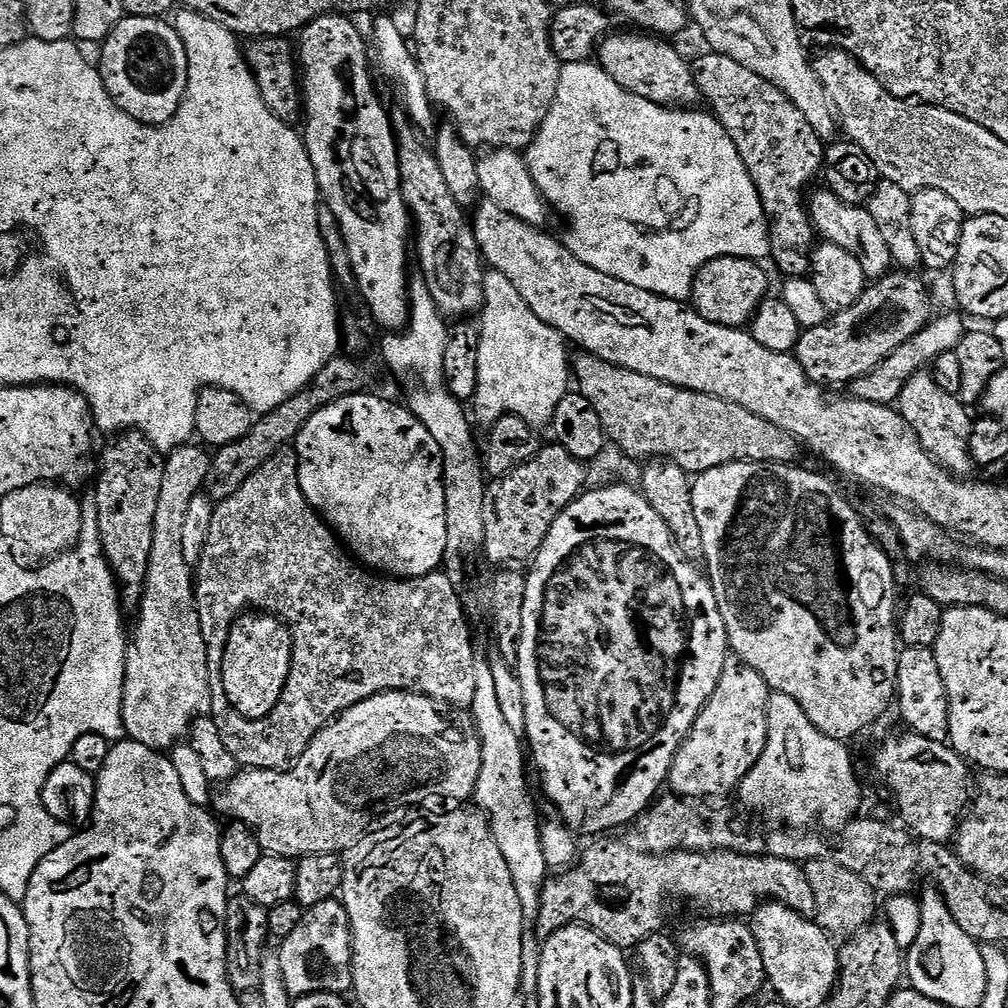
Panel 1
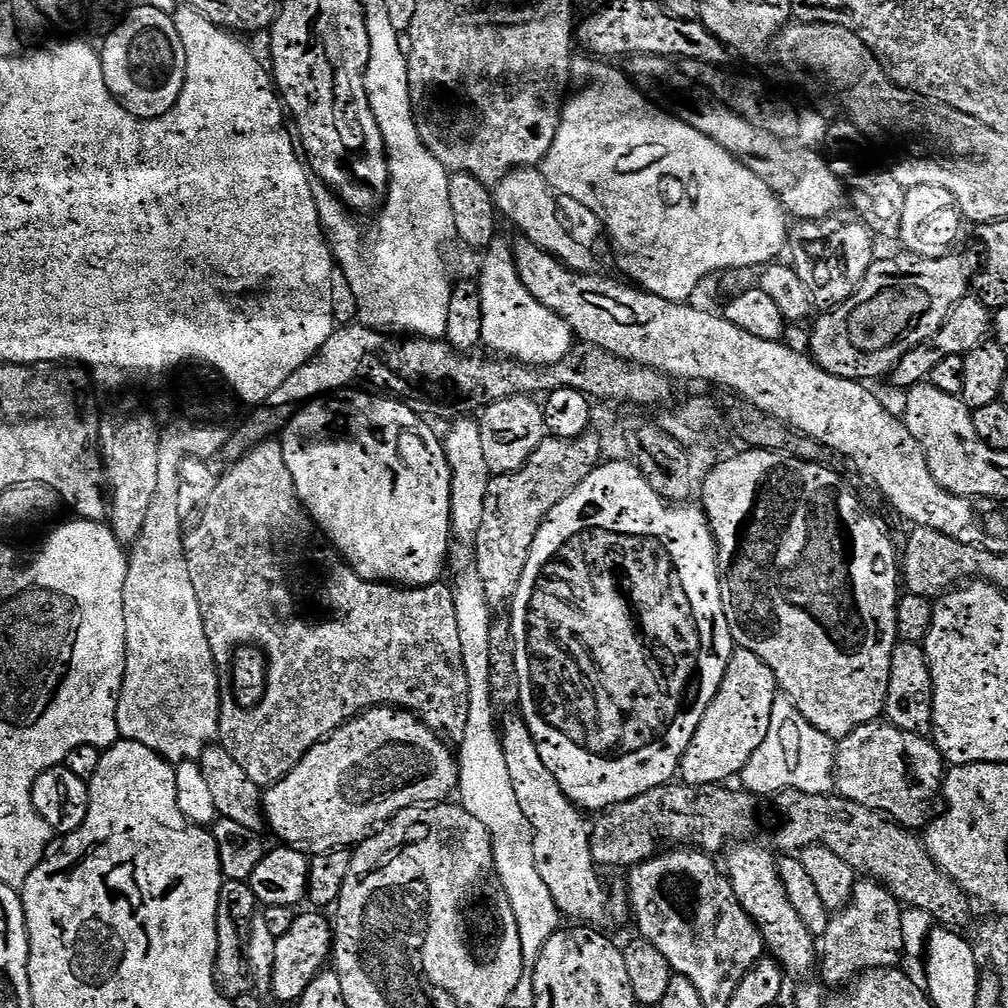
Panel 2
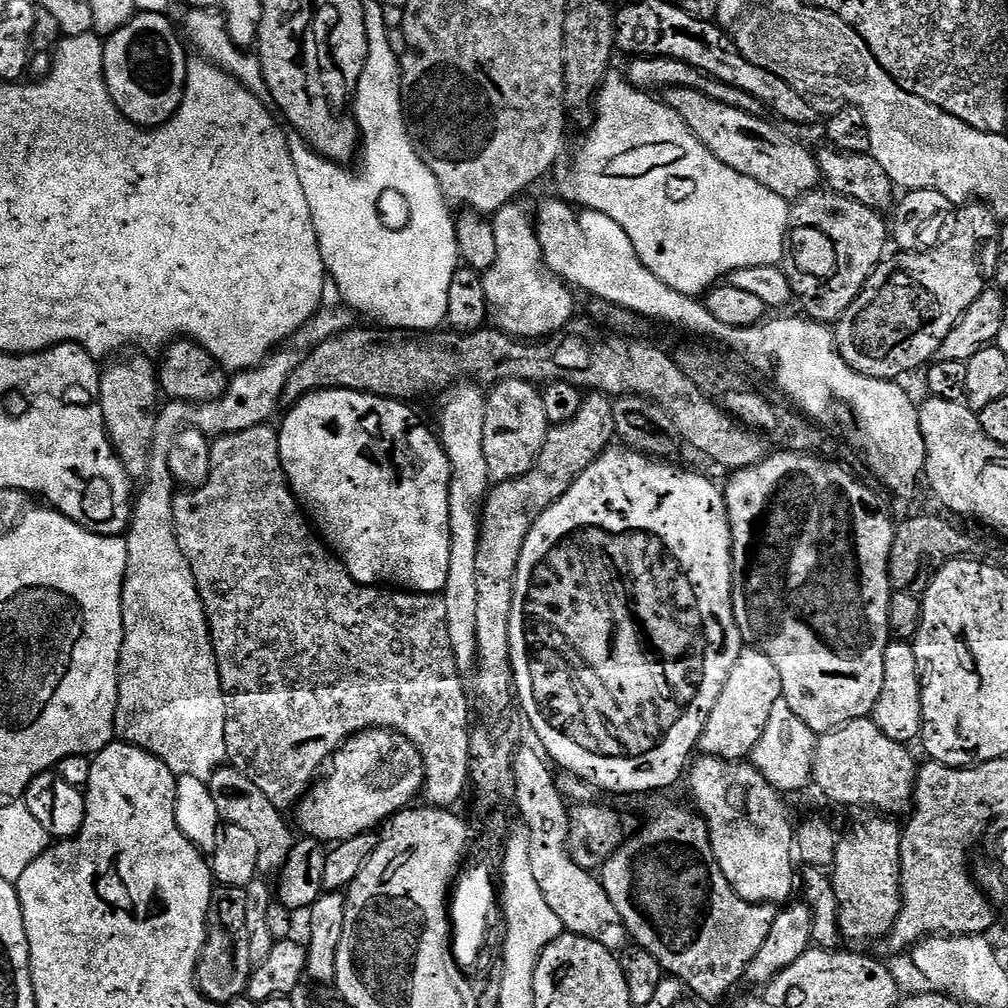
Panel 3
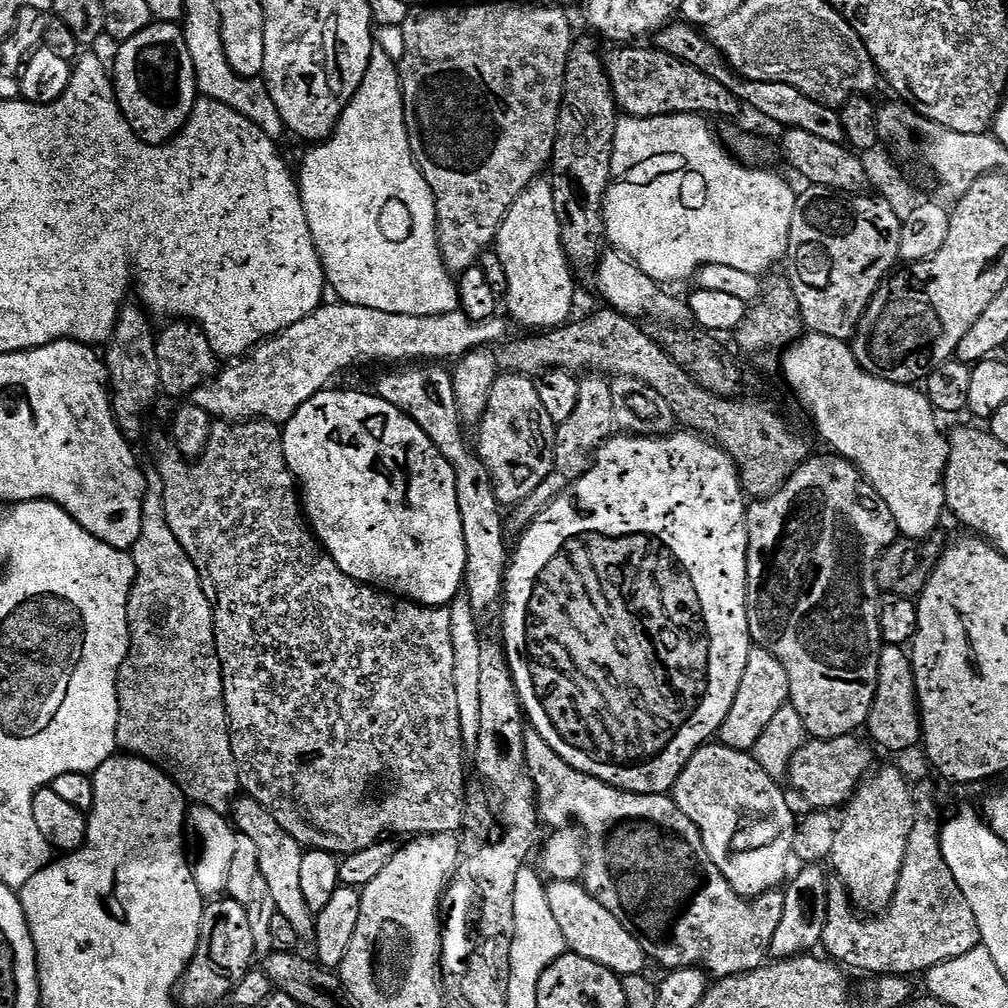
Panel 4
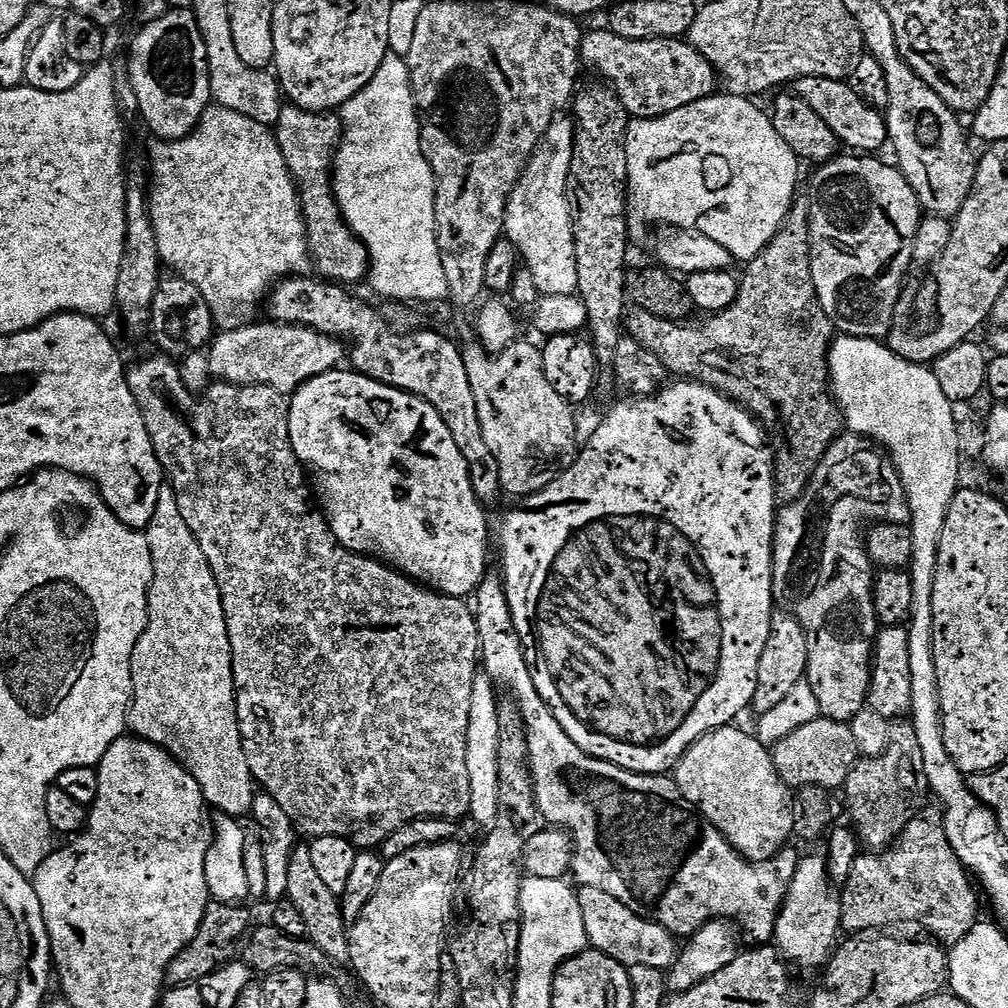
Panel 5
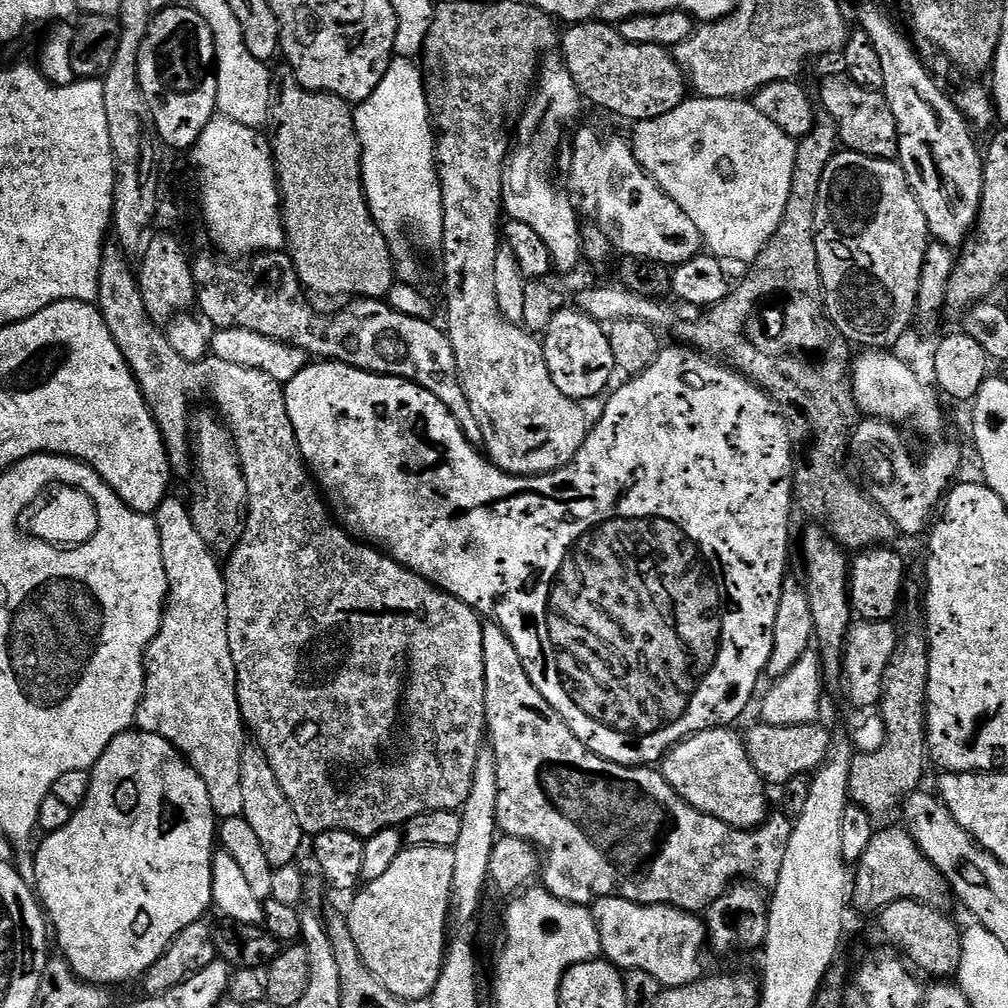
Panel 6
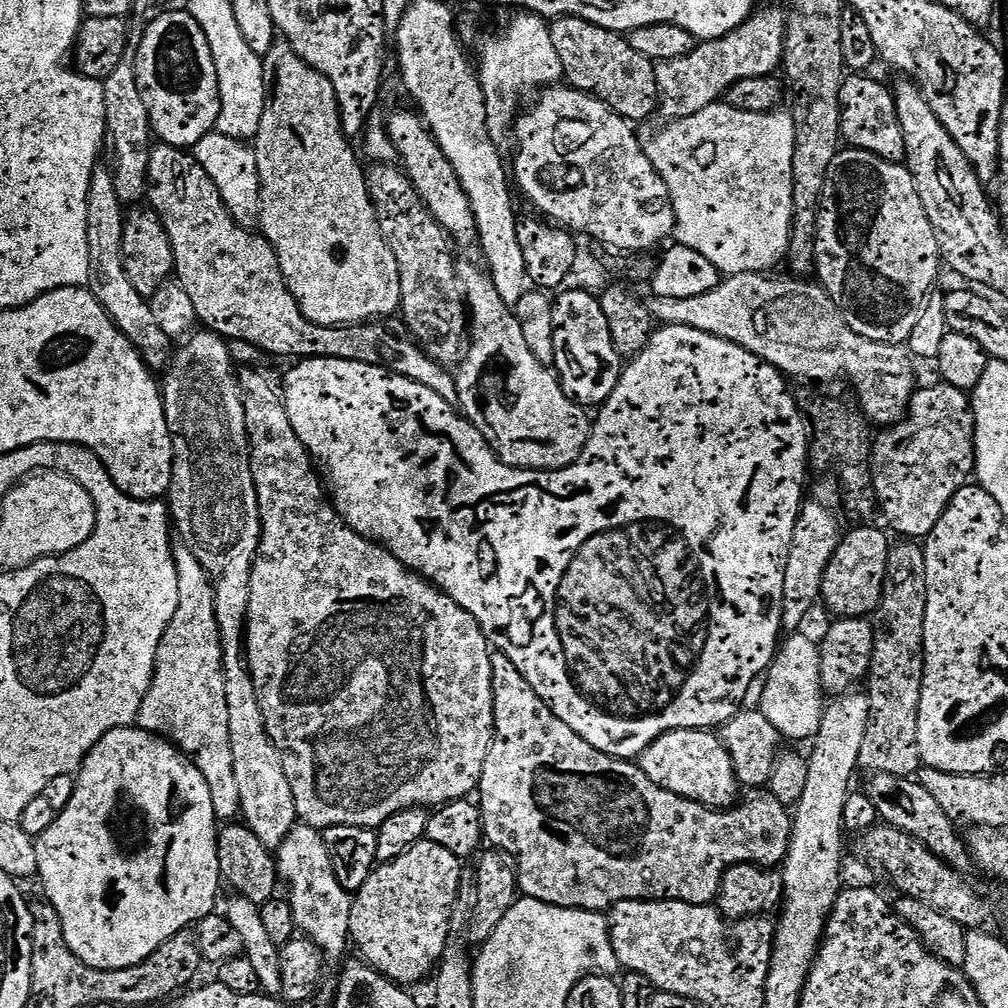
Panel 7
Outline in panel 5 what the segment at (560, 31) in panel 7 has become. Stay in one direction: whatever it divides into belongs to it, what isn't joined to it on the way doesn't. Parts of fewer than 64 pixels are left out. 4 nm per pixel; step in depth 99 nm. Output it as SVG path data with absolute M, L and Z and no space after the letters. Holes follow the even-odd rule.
M603 28L590 34L585 33L581 37L580 58L585 67L590 66L598 70L607 79L605 81L622 102L631 119L652 120L654 117L673 113L682 106L692 105L713 95L716 90L714 86L717 87L718 84L716 72L706 58L698 54L696 48L688 41L680 38L632 41L620 38L610 29Z

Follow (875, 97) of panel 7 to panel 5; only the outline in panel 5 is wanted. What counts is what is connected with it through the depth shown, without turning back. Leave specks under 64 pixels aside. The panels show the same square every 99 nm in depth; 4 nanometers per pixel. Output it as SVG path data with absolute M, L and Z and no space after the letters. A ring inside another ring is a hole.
M801 76L795 81L794 94L834 130L837 141L844 144L845 149L851 150L856 154L876 154L879 148L889 143L888 121L878 109L872 108L862 98L854 94L851 86L844 80L831 80L821 76Z

